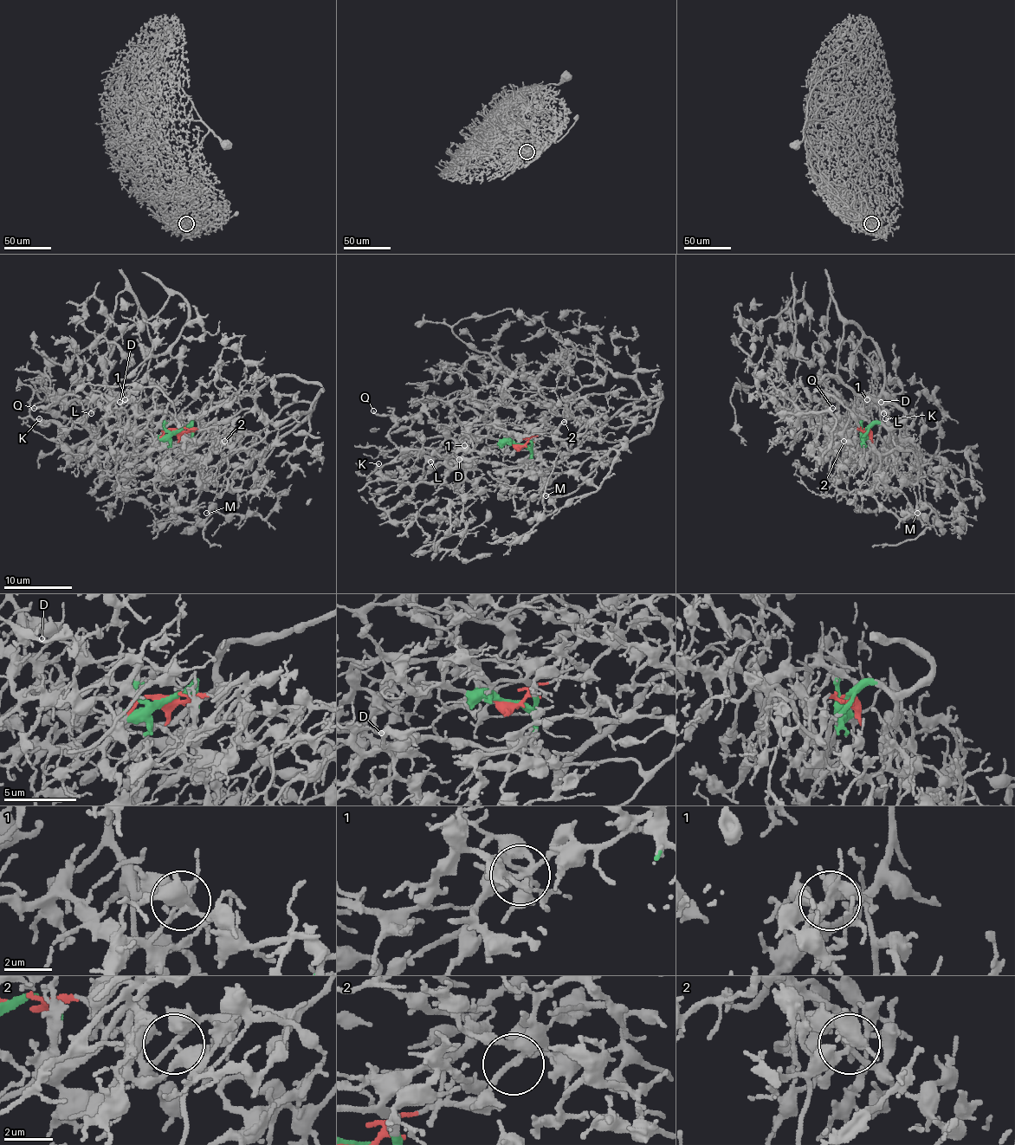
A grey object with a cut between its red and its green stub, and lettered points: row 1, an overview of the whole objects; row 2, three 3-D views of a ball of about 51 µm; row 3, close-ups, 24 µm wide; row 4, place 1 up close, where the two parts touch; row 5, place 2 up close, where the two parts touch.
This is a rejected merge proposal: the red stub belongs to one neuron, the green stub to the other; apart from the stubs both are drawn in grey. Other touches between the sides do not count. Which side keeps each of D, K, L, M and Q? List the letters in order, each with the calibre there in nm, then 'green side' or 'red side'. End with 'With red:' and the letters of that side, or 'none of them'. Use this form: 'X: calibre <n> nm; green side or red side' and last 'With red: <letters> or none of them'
D: calibre 130 nm; green side
K: calibre 170 nm; green side
L: calibre 240 nm; green side
M: calibre 100 nm; red side
Q: calibre 170 nm; green side
With red: M

